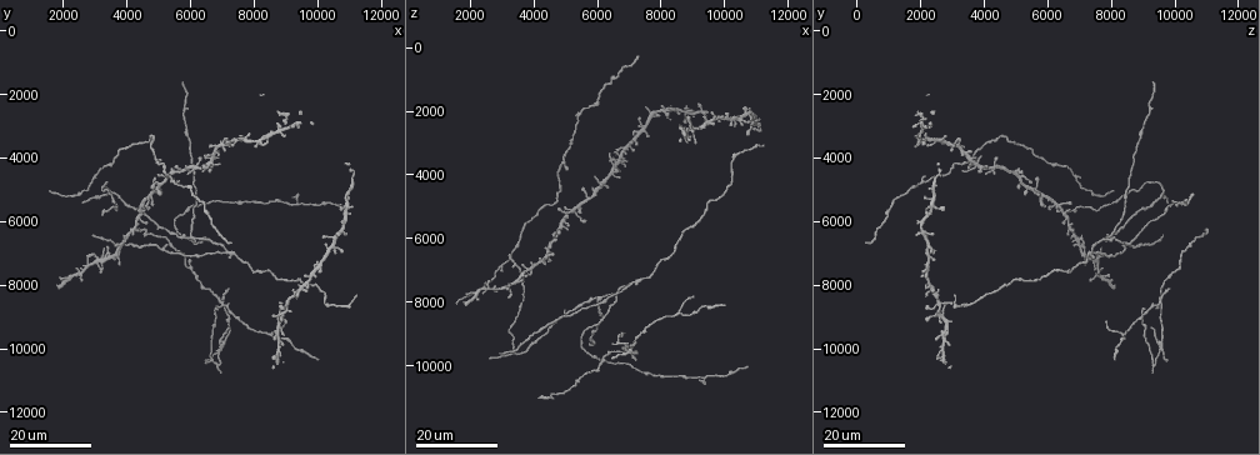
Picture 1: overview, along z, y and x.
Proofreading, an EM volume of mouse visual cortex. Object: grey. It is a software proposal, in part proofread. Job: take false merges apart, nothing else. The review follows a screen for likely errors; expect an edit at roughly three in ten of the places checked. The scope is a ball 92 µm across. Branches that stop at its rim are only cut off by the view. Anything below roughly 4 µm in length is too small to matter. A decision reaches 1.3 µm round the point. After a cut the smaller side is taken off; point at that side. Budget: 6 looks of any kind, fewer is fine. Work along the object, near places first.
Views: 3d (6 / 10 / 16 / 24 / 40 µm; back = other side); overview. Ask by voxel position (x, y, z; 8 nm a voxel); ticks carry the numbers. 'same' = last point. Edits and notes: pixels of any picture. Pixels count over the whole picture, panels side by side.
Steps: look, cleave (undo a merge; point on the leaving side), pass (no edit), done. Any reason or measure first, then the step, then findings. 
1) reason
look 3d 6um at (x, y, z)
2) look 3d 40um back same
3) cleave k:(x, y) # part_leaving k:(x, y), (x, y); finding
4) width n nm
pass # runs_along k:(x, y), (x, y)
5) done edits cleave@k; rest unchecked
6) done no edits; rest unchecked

four or more arms meet
look 3d 16um at (7000, 8600, 9500)

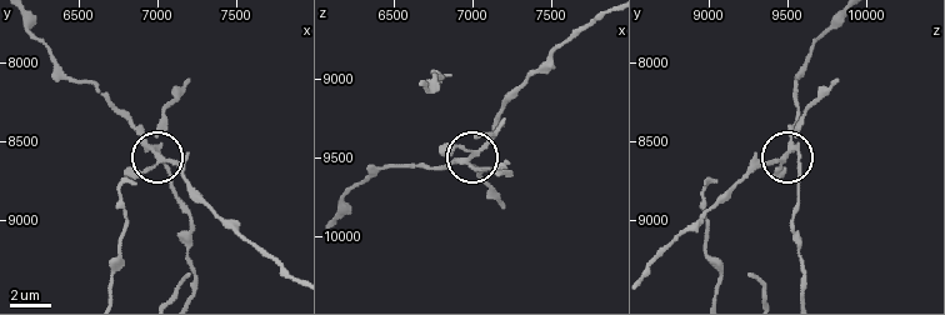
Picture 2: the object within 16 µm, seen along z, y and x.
look 3d 10um at (6980, 8580, 9520)

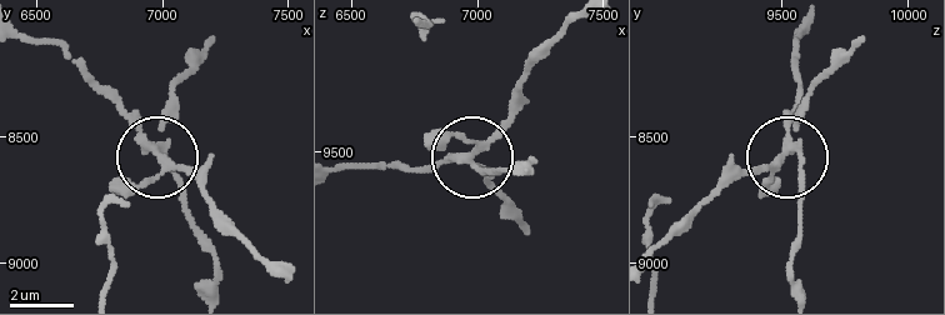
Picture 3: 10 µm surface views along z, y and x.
side_arm 35 um
cleave 3:(178, 186) # part_leaving 3:(154, 150), (189, 229), (214, 261), (214, 293); two neurons meet here

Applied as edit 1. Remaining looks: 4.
a fork
look 3d 24um at (5700, 4400, 4700)

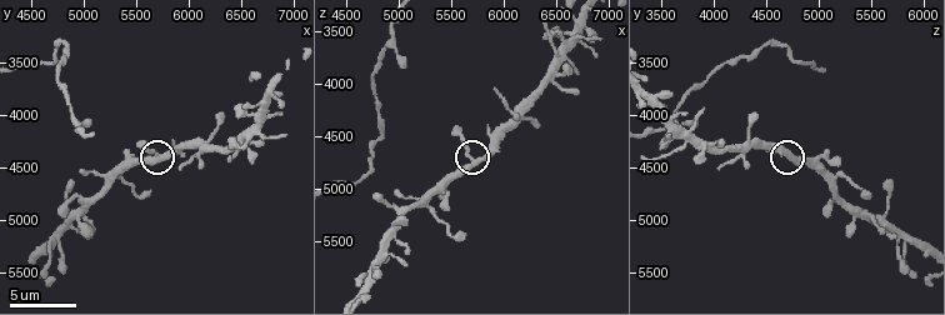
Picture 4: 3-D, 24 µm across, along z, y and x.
look 3d 6um at (5720, 4380, 4700)

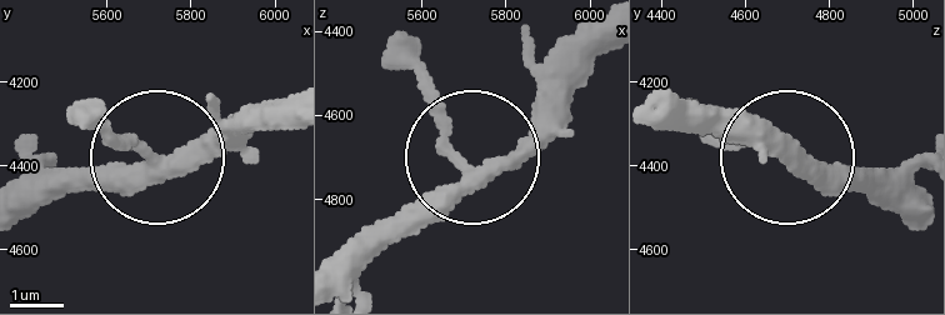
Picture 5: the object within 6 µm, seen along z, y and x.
side_arm 65 um
pass # runs_along 5:(346, 259), (454, 170), (521, 143), (584, 80); continuous, no second neuron

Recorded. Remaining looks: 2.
four arms meet
look 3d 10um at (5260, 4580, 5120)

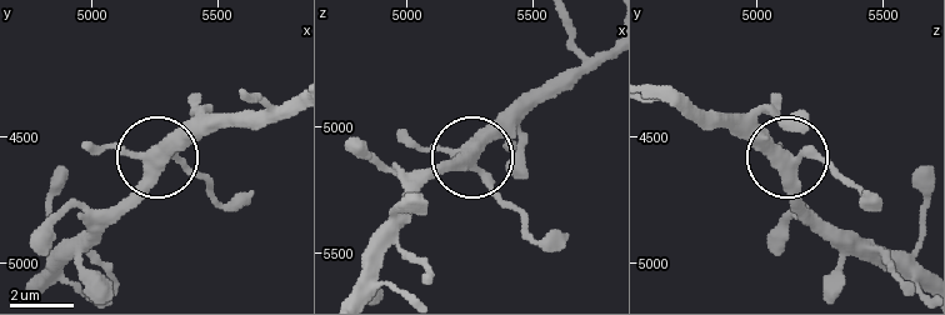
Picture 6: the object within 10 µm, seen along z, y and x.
look 3d 10um back at (5250, 4600, 5140)

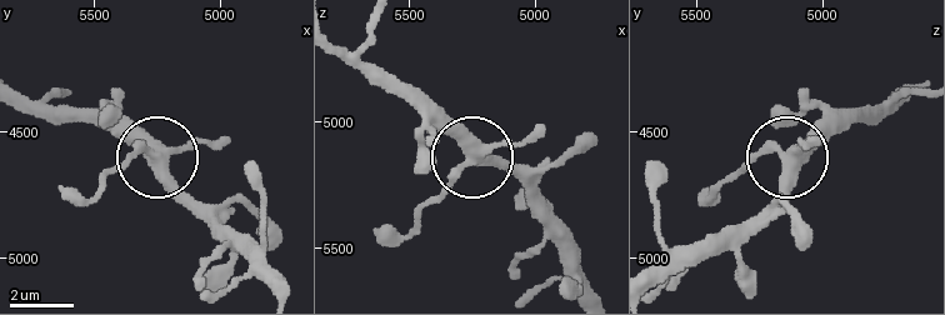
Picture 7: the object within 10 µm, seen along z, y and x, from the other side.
side_arm 5 um; arms 4
pass # all the same neuron

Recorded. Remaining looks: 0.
done edits cleave@3; rest unchecked

